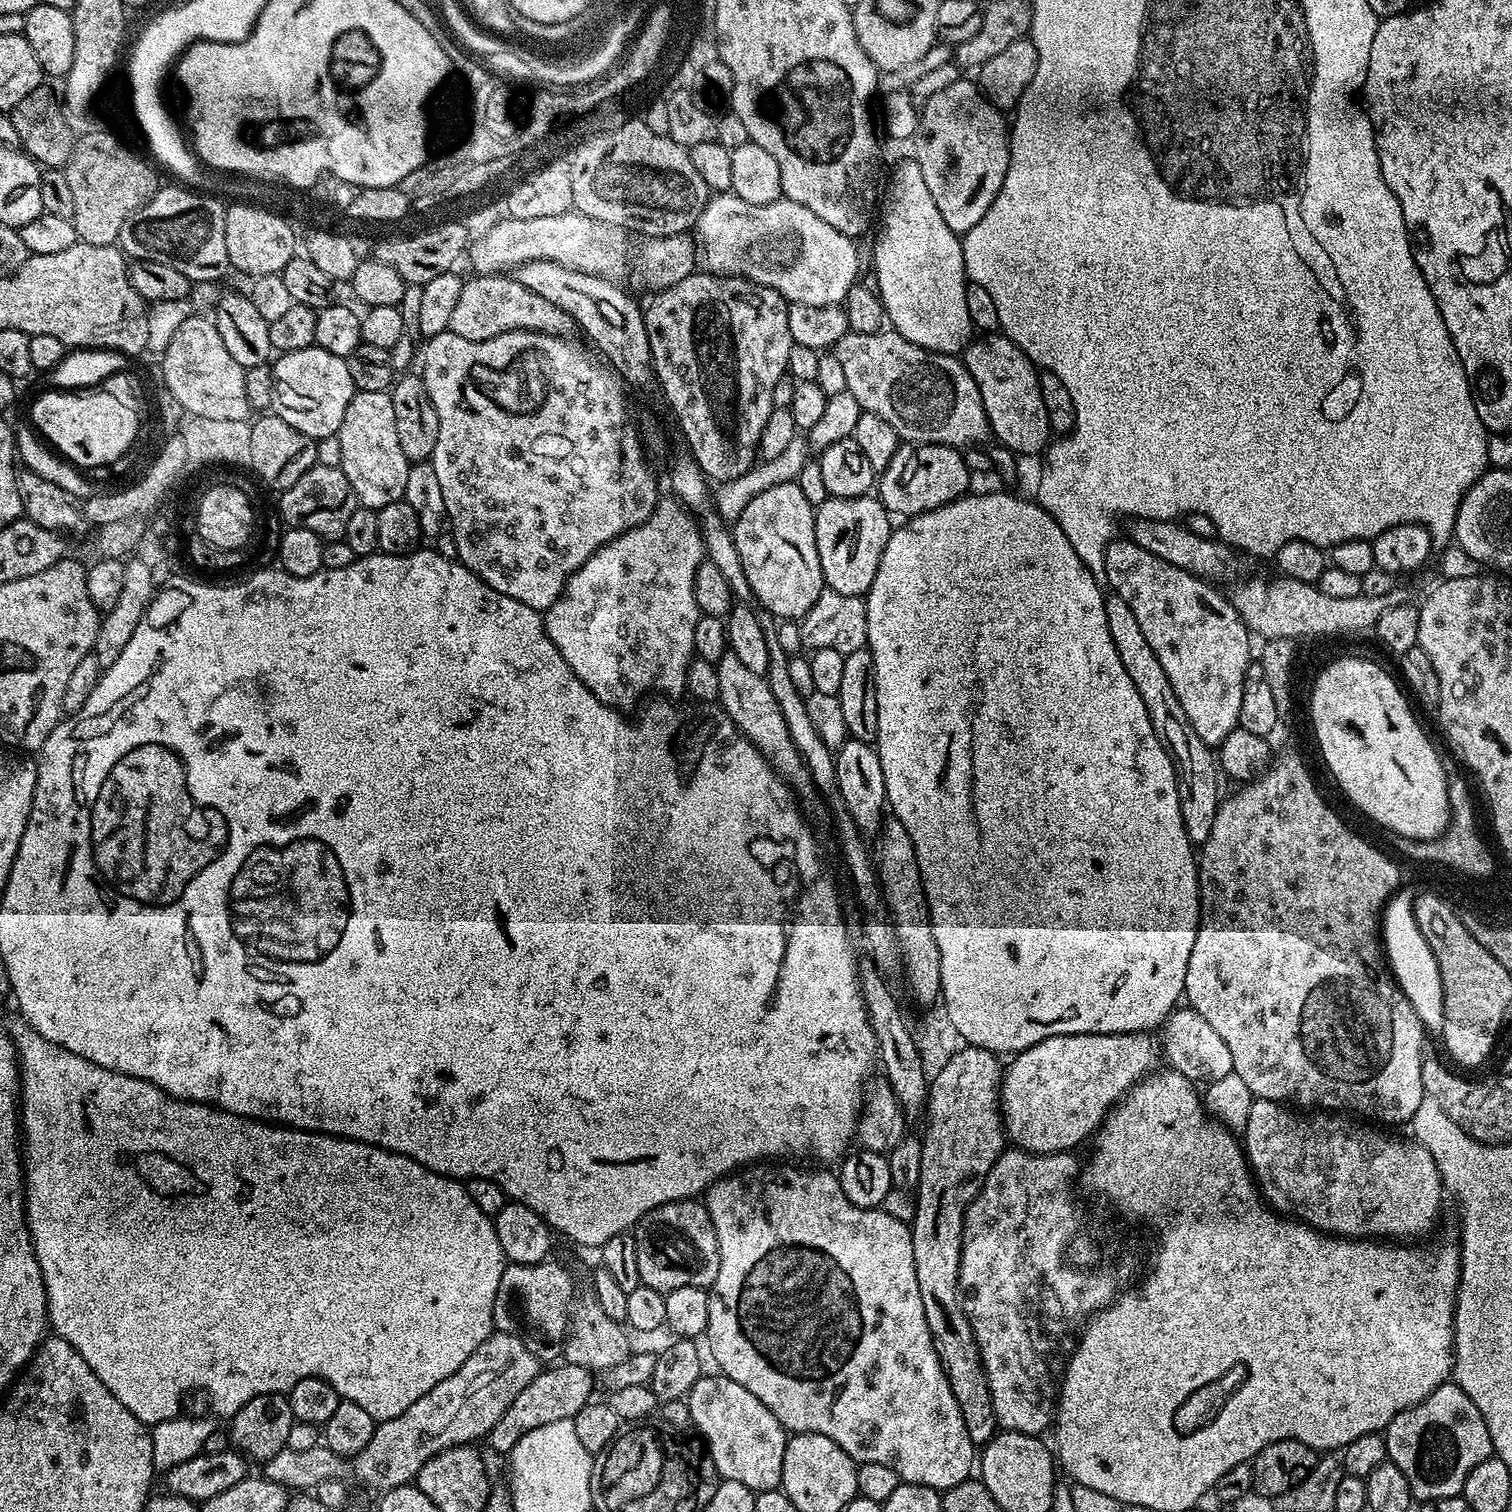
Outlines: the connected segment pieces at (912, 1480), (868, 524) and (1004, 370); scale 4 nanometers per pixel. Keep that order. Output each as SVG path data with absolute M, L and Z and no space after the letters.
M748 1166L743 1170L737 1170L729 1175L721 1176L709 1184L706 1189L706 1207L710 1218L714 1222L714 1230L718 1234L718 1250L720 1251L720 1261L718 1262L718 1278L714 1278L712 1287L708 1293L708 1301L710 1302L710 1322L708 1323L708 1331L706 1333L706 1341L708 1340L708 1348L712 1351L712 1356L716 1359L716 1364L723 1375L728 1376L734 1382L738 1382L738 1386L746 1386L746 1390L750 1390L750 1394L754 1394L754 1398L758 1398L758 1402L762 1402L774 1414L774 1418L778 1418L778 1422L789 1433L799 1434L801 1432L817 1432L826 1438L830 1438L830 1442L834 1442L853 1460L857 1465L869 1464L870 1462L878 1462L881 1466L890 1466L890 1470L894 1470L900 1475L901 1481L906 1484L921 1484L927 1488L937 1490L947 1490L958 1486L961 1482L969 1479L974 1472L974 1445L970 1434L966 1434L966 1422L962 1422L962 1410L958 1410L958 1401L954 1398L954 1390L950 1390L950 1382L944 1373L942 1362L938 1358L938 1354L934 1350L934 1342L930 1330L926 1326L926 1310L922 1310L922 1294L918 1290L918 1274L914 1270L914 1246L912 1245L912 1229L907 1223L900 1221L898 1218L892 1217L888 1212L880 1208L859 1208L854 1206L846 1198L846 1194L842 1194L842 1186L839 1179L835 1175L832 1176L828 1172L807 1172L804 1168L760 1168L764 1166Z
M872 494L854 498L833 496L819 504L815 512L812 533L816 535L816 553L825 585L851 596L867 593L868 587L874 582L882 550L886 550L886 542L894 531L890 513Z
M984 334L979 338L964 349L962 363L970 378L974 378L978 394L982 394L991 435L997 436L1000 439L997 441L1015 454L1043 453L1050 440L1050 429L1036 365L1003 334Z

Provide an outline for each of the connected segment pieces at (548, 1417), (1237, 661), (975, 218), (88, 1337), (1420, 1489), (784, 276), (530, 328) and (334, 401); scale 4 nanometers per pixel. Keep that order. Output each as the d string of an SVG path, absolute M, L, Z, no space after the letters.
M560 1362L557 1368L545 1367L536 1375L534 1382L530 1382L530 1386L526 1386L526 1390L522 1390L514 1402L510 1402L510 1410L498 1418L486 1437L486 1443L494 1451L508 1454L523 1436L530 1434L530 1430L547 1428L554 1422L573 1419L593 1399L592 1376L589 1369L567 1362Z
M1131 538L1113 539L1104 549L1104 575L1106 584L1112 587L1111 591L1125 600L1126 606L1137 619L1142 634L1146 636L1150 649L1154 650L1154 655L1166 672L1178 702L1186 712L1190 726L1194 728L1202 742L1209 746L1218 746L1238 727L1243 680L1246 678L1250 661L1248 655L1250 633L1240 620L1240 615L1234 610L1231 601L1225 597L1223 600L1208 585L1211 583L1205 582L1199 575L1193 575L1186 569L1163 561L1150 550L1136 545Z
M961 78L946 86L938 94L923 101L920 112L920 128L914 137L916 152L914 158L918 166L922 166L922 178L926 178L926 187L930 194L934 194L934 203L938 205L938 211L950 230L957 234L965 234L990 210L990 206L997 203L1002 192L1002 182L1006 178L1008 169L1008 138L1009 125L1003 120L1001 109L990 103L988 97L980 91L975 83L967 78Z
M15 1018L6 1025L6 1031L12 1038L12 1044L16 1047L16 1059L20 1066L20 1091L18 1093L18 1124L22 1129L22 1168L24 1171L24 1218L28 1221L28 1237L32 1239L32 1249L38 1258L38 1266L42 1270L42 1278L46 1286L46 1298L48 1299L48 1322L51 1331L60 1336L82 1358L86 1358L86 1366L138 1418L142 1423L153 1426L158 1423L166 1422L168 1419L174 1419L181 1415L180 1403L184 1400L187 1392L192 1392L195 1388L201 1388L208 1395L208 1400L212 1403L212 1408L218 1415L222 1416L236 1412L238 1406L244 1405L252 1398L258 1398L259 1395L268 1395L278 1393L287 1394L294 1386L294 1382L302 1382L302 1378L317 1376L330 1386L340 1397L366 1410L373 1420L389 1420L398 1418L422 1394L434 1390L438 1382L450 1378L486 1342L486 1338L492 1335L494 1325L492 1323L492 1311L494 1310L494 1298L498 1294L498 1282L502 1282L502 1274L506 1267L502 1242L498 1242L496 1225L493 1217L482 1214L478 1210L478 1205L474 1198L470 1198L467 1187L459 1179L451 1176L443 1176L437 1172L432 1172L428 1168L423 1168L418 1162L406 1158L397 1152L388 1152L385 1148L379 1148L373 1144L364 1144L361 1140L346 1140L343 1136L327 1136L325 1132L305 1132L298 1128L290 1128L265 1122L262 1120L252 1120L249 1116L239 1116L233 1112L221 1112L218 1108L213 1108L211 1104L198 1104L194 1100L180 1100L177 1096L169 1096L167 1092L162 1091L158 1086L146 1082L142 1078L127 1076L114 1070L106 1070L78 1054L70 1054L62 1046L42 1038L38 1030L34 1030L23 1018Z
M1454 1382L1440 1384L1422 1402L1402 1410L1382 1435L1388 1460L1406 1474L1412 1495L1420 1502L1461 1495L1466 1474L1494 1452L1490 1430L1478 1406Z
M731 191L722 192L709 199L708 205L695 222L695 232L699 259L713 276L742 276L755 284L765 284L767 288L778 290L785 300L794 304L843 305L848 291L857 283L859 276L856 275L862 272L856 253L857 241L834 230L834 226L822 222L814 210L806 210L806 206L798 206L798 202L793 200L781 198L769 204L751 204Z
M508 274L491 276L473 275L464 280L464 286L450 317L447 331L458 334L458 338L490 340L507 332L546 332L550 336L561 335L560 323L566 320L562 310L554 302L546 302L534 290L528 290Z
M313 346L297 352L285 352L277 360L280 361L271 365L274 378L272 402L275 415L281 416L286 422L290 422L290 426L294 426L294 430L302 430L302 434L311 436L315 441L337 435L342 426L342 418L346 414L346 406L350 406L354 395L347 359Z

